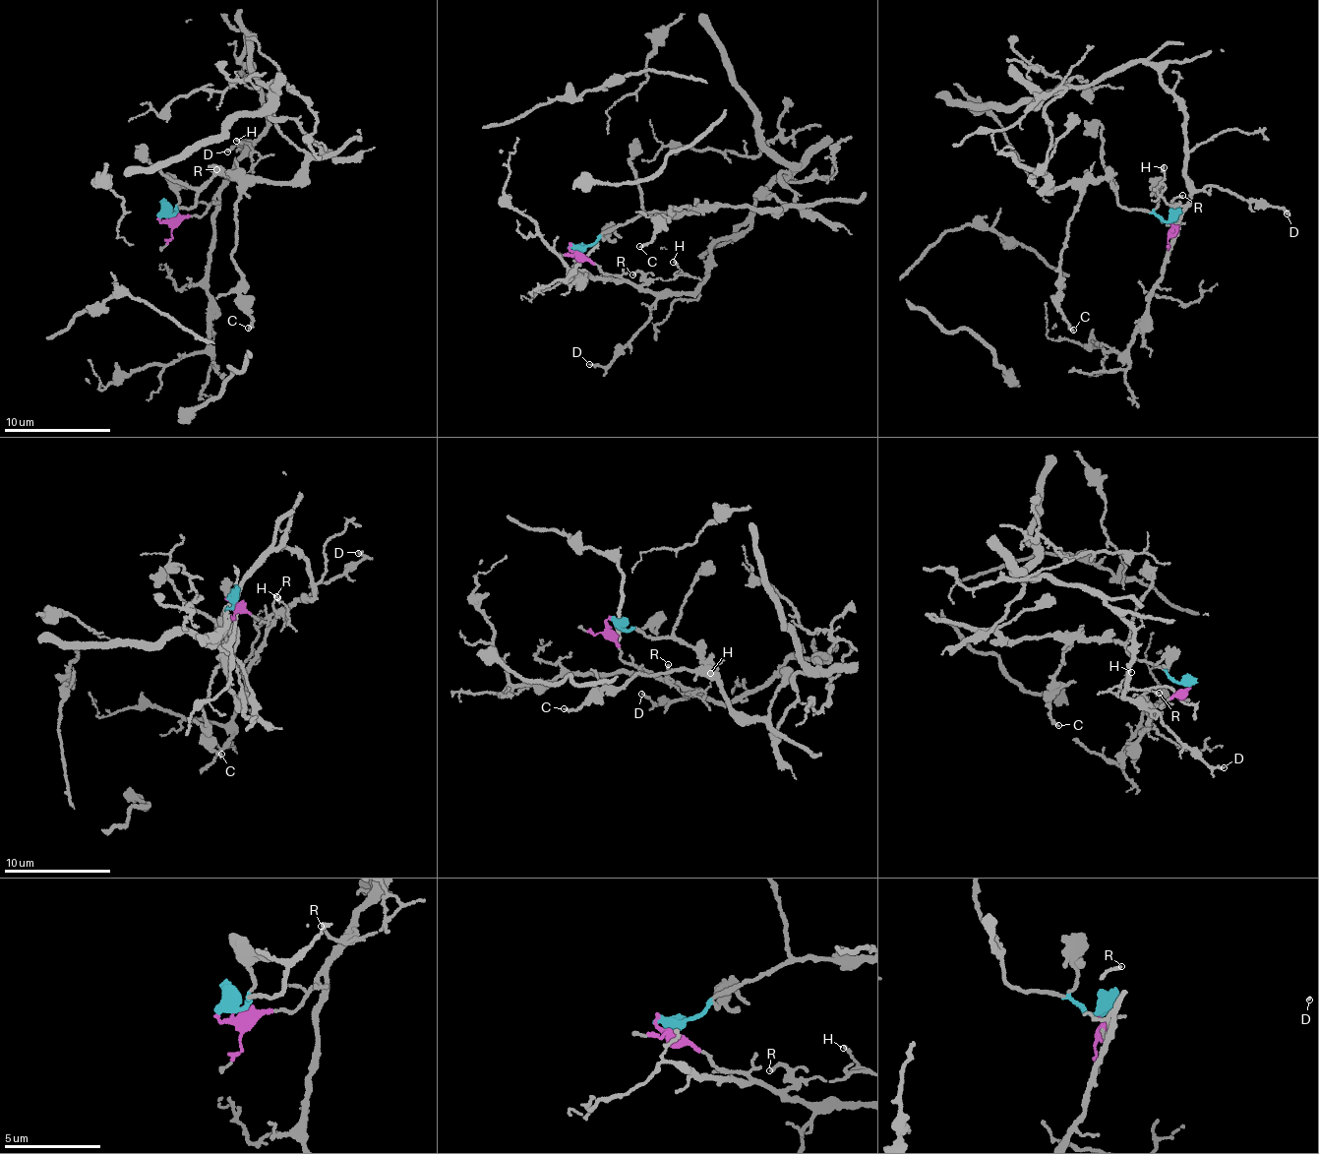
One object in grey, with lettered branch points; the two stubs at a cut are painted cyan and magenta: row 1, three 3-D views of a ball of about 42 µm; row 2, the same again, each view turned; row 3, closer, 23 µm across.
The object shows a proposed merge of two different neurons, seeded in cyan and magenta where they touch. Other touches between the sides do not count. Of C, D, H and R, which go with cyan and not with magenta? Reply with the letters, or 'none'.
C

